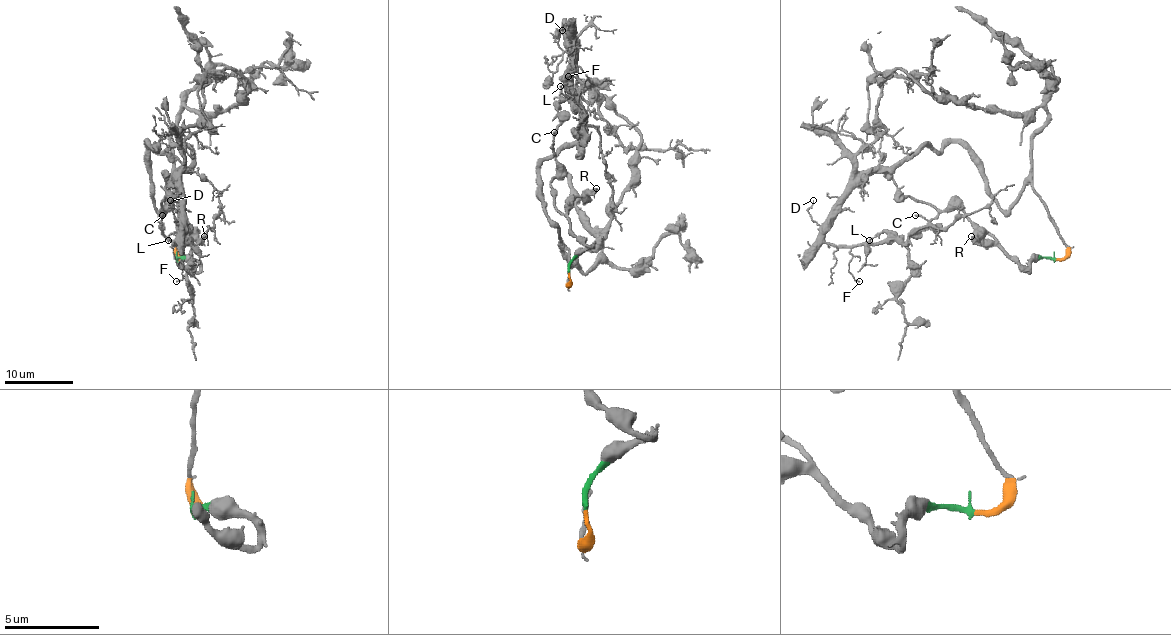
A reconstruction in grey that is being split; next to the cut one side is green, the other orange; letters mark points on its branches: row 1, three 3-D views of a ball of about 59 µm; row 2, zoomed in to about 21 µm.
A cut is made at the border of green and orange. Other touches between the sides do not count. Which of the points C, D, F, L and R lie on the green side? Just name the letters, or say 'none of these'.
C, R

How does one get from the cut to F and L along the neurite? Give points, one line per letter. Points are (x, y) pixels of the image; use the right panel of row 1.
F: (1056, 260), (1032, 183), (1003, 210), (950, 142), (844, 200), (824, 239), (860, 282)
L: (1056, 260), (1032, 183), (1003, 210), (957, 142), (844, 200), (824, 237), (887, 236), (868, 241)

